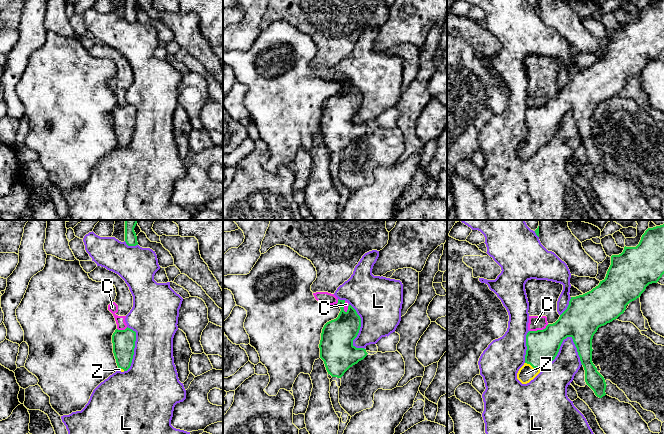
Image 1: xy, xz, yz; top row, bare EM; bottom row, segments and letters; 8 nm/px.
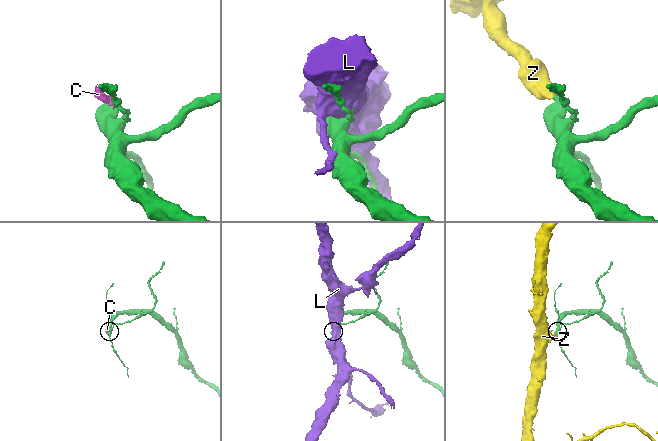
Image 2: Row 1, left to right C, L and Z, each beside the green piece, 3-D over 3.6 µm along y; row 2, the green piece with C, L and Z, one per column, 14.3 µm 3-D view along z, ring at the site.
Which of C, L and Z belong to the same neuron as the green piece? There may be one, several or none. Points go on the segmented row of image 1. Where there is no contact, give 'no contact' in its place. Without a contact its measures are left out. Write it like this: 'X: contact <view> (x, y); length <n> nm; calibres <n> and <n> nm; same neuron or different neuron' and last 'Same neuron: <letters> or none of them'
C: contact yz (538, 330); length 170 nm; calibres 260 and 110 nm; different neuron
L: contact yz (558, 351); length 380 nm; calibres 260 and 240 nm; different neuron
Z: contact yz (533, 367); length 150 nm; calibres 260 and 140 nm; same neuron
Same neuron: Z

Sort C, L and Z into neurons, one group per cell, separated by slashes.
C / L / Z

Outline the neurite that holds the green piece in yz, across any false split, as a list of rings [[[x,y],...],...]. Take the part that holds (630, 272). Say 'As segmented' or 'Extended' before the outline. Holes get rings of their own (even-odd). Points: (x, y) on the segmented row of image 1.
Extended. [[[664,224],[648,228],[636,247],[624,247],[619,255],[611,256],[611,265],[604,280],[591,291],[571,297],[567,309],[559,319],[548,324],[545,329],[529,331],[526,335],[525,363],[517,373],[522,384],[533,380],[557,356],[564,339],[571,337],[577,348],[581,364],[585,370],[585,382],[602,398],[606,395],[606,382],[592,362],[592,339],[598,328],[617,319],[626,306],[639,298],[649,284],[657,283],[664,274]]]

